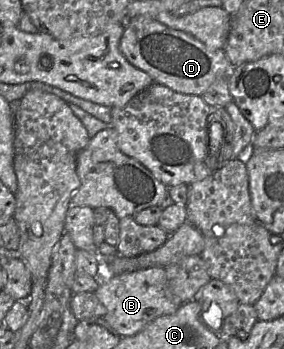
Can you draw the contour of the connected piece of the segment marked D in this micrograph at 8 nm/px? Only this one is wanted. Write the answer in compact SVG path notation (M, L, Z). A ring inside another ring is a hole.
M138 16L125 23L120 51L136 68L146 72L155 83L176 92L202 95L221 77L231 76L233 65L224 49L210 49L193 35L171 28L147 16Z

